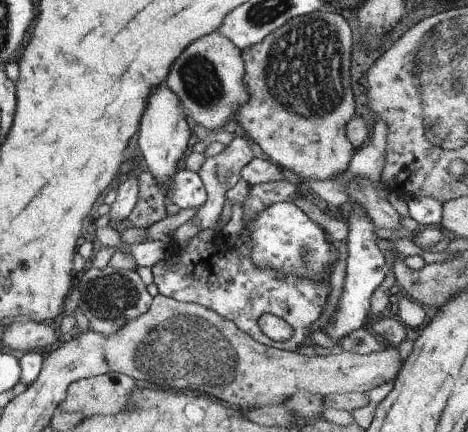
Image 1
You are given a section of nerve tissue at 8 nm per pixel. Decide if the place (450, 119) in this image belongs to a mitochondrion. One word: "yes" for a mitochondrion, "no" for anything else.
yes

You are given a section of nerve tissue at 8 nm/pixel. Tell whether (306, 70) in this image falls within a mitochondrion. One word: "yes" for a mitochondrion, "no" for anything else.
yes

